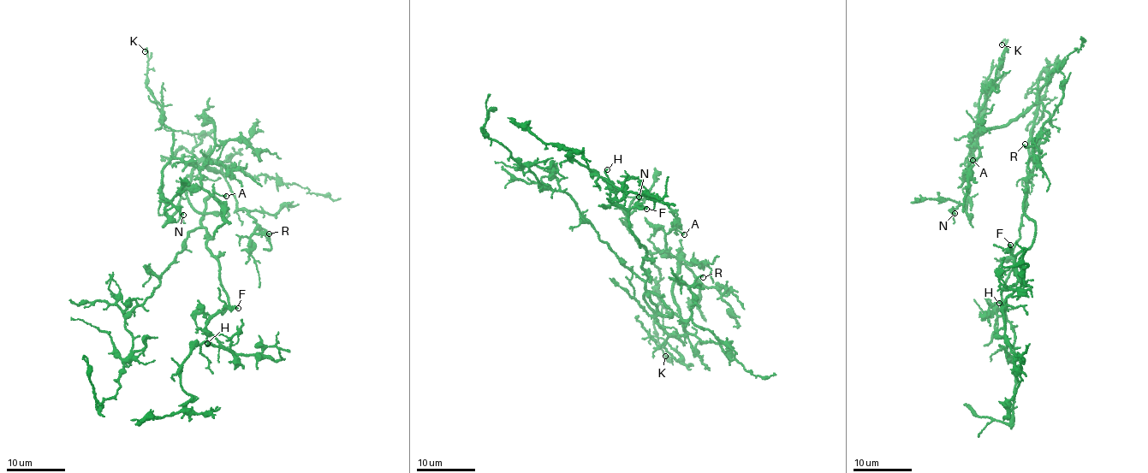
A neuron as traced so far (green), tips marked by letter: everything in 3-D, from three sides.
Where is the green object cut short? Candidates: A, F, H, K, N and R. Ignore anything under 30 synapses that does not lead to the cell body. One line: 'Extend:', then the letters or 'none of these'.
Extend: N

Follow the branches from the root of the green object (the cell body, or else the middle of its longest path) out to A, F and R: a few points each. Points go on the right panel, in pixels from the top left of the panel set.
A: (1035, 158), (1027, 150), (1037, 95), (1025, 113), (979, 136), (979, 157), (968, 168), (972, 160)
F: (1035, 158), (1023, 214), (1034, 221), (1036, 235), (1014, 255), (1010, 245)
R: (1035, 158), (1031, 158), (1027, 150), (1038, 95), (1050, 121), (1044, 122), (1033, 145), (1025, 147), (1025, 144)

